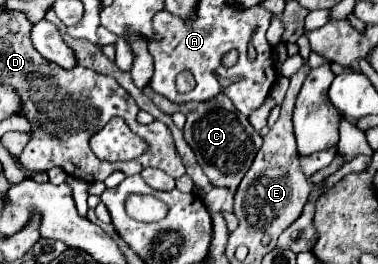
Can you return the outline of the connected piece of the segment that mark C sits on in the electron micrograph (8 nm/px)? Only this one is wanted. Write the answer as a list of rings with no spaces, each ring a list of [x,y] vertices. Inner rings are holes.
[[[149,85],[143,91],[163,113],[175,113],[181,111],[187,117],[187,123],[183,127],[185,133],[185,141],[191,145],[191,149],[197,155],[199,165],[203,167],[203,173],[207,175],[207,179],[211,181],[211,185],[217,187],[229,187],[231,191],[237,189],[239,181],[243,179],[243,175],[247,173],[247,169],[251,167],[251,161],[255,157],[255,153],[261,147],[261,135],[251,127],[249,119],[245,115],[241,115],[235,105],[219,95],[213,97],[211,101],[205,103],[183,103],[183,105],[175,105],[173,101],[167,101],[167,97],[155,93]]]

